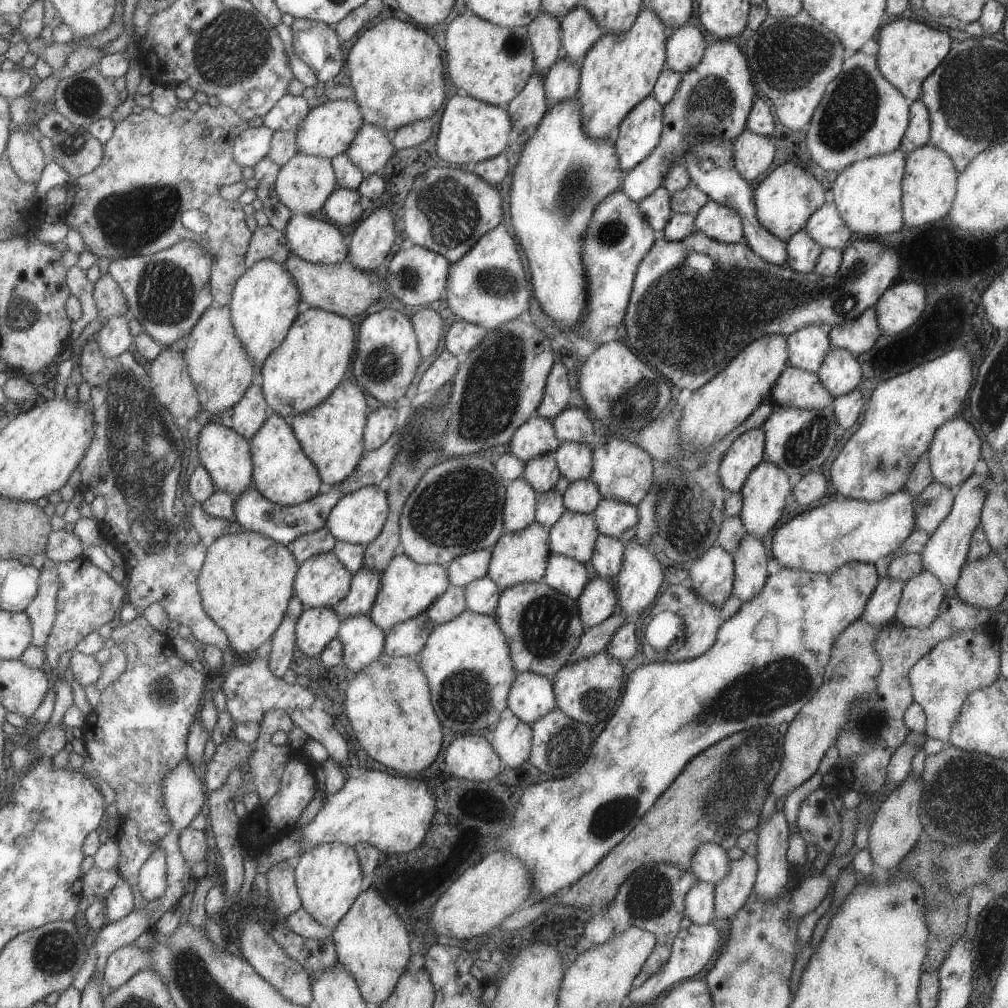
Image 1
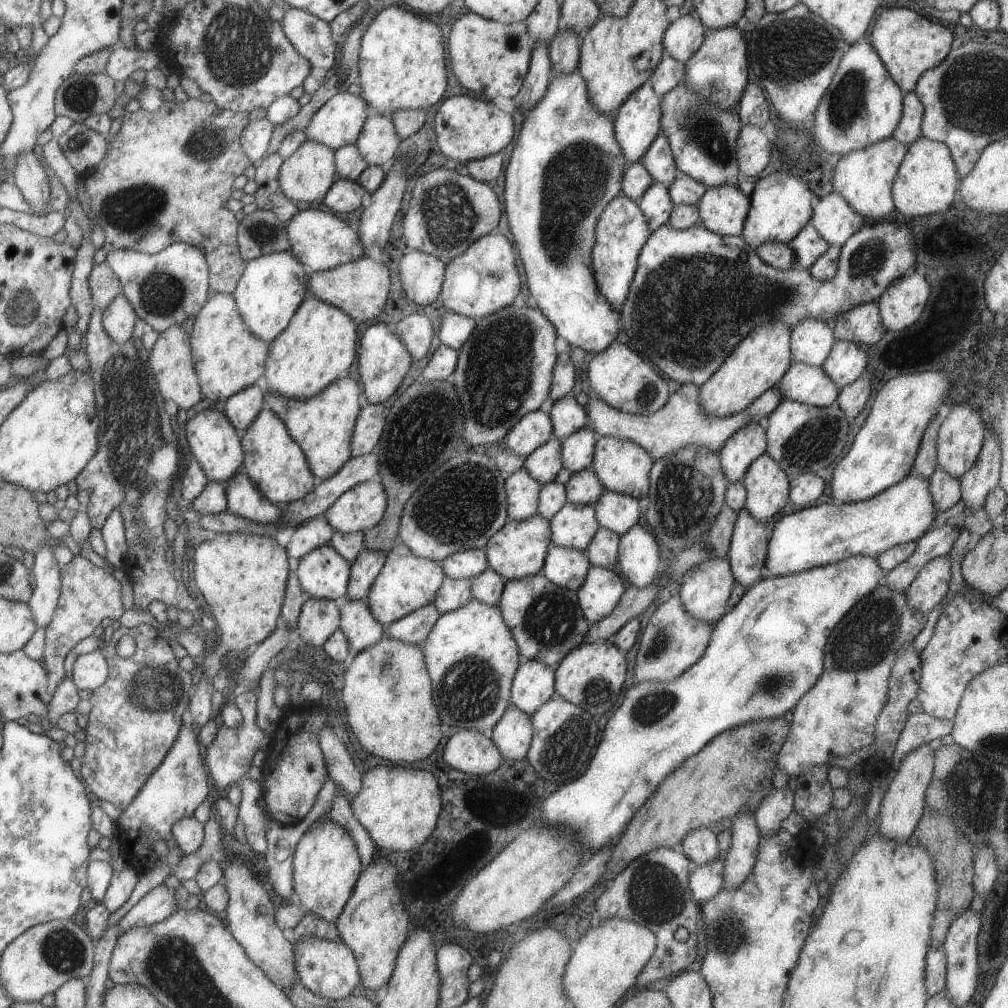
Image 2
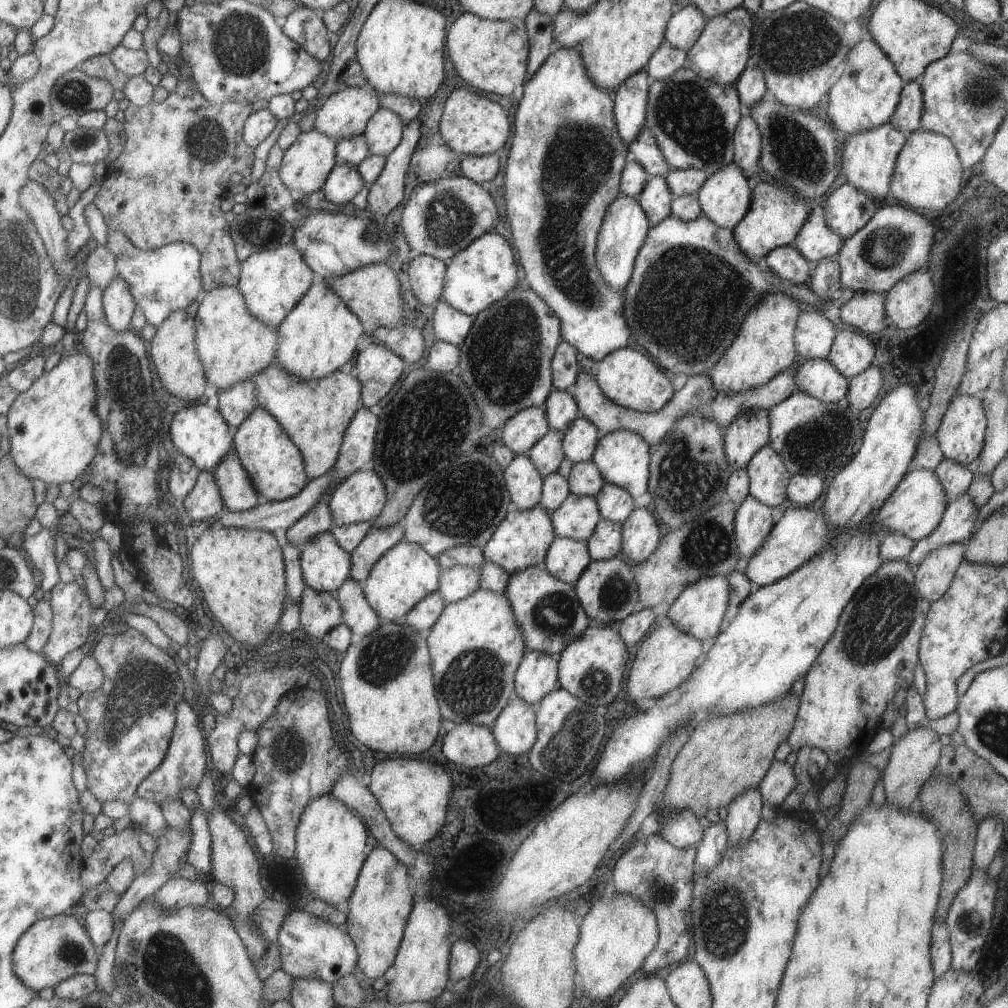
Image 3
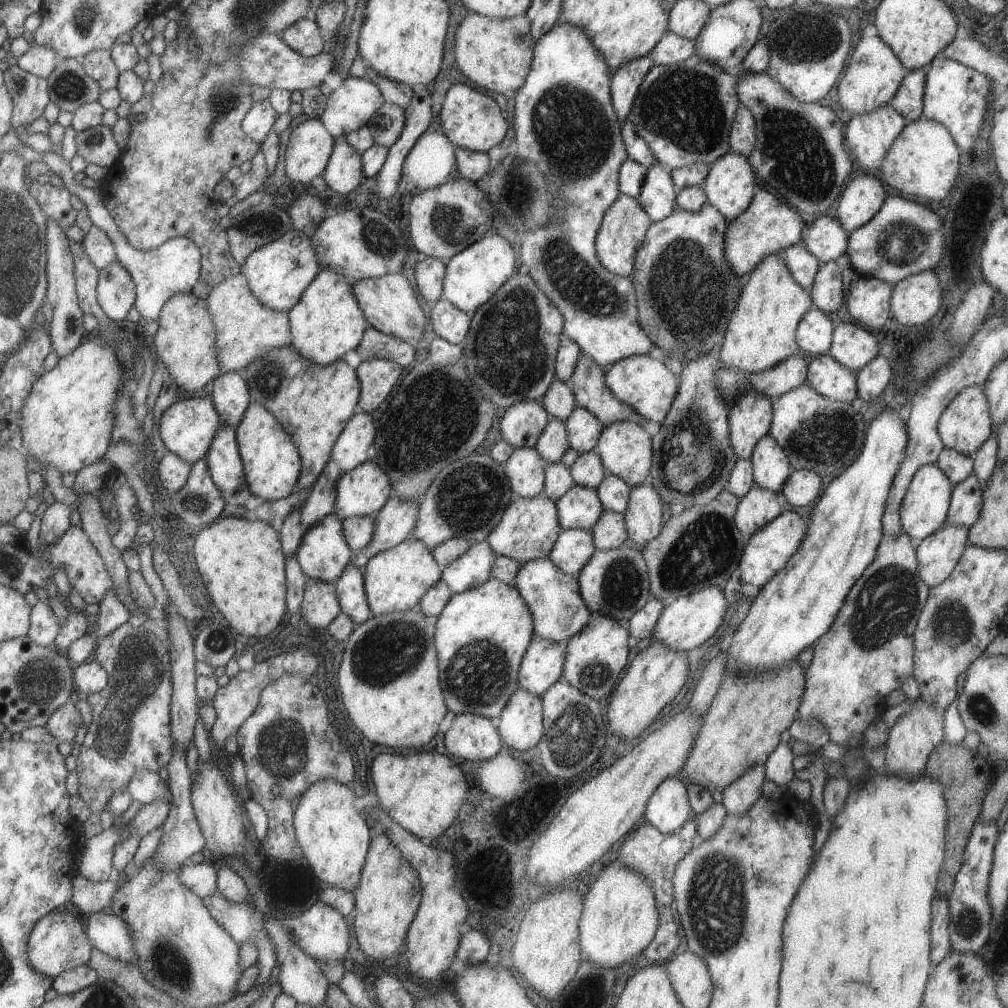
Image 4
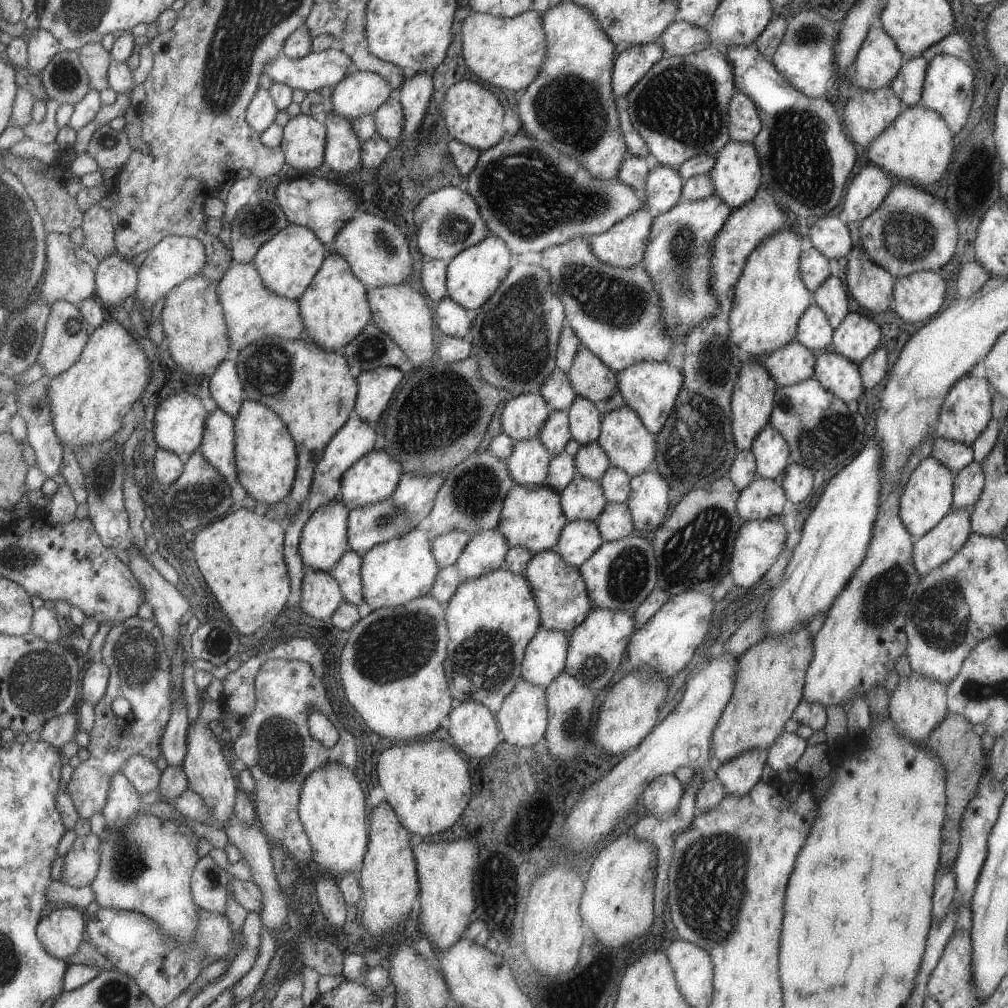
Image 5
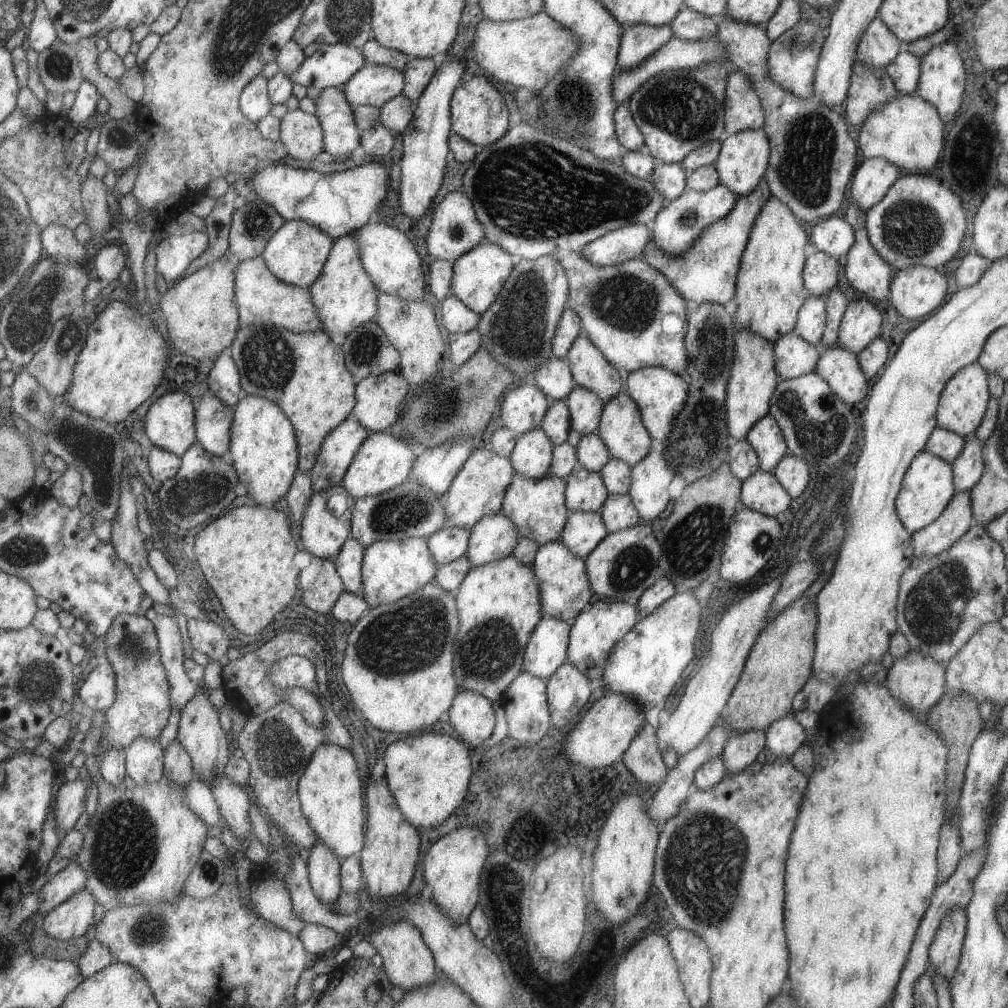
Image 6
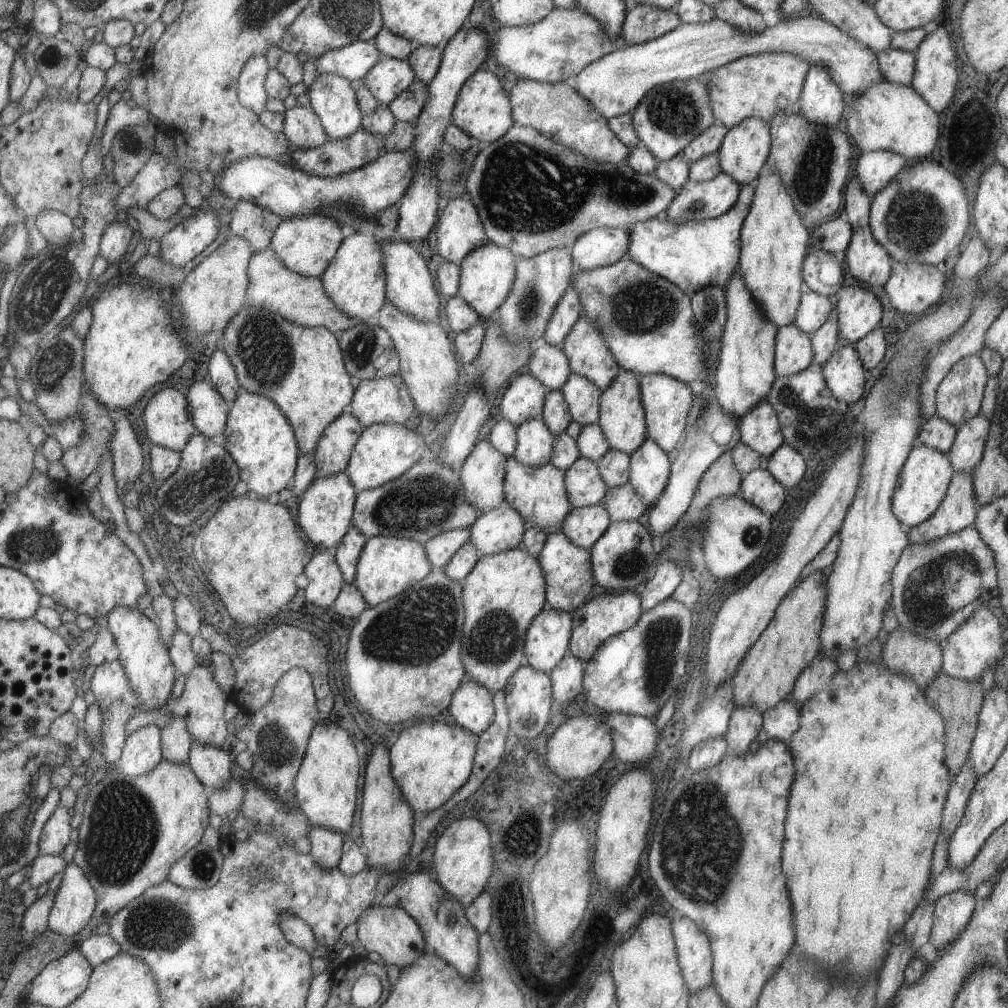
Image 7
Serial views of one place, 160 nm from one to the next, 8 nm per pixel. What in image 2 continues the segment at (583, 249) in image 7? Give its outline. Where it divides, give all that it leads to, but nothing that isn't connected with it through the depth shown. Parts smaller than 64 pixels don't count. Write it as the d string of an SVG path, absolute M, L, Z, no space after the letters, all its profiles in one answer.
M621 194L607 203L599 215L594 231L595 244L590 252L593 276L600 294L619 311L637 268L639 251L651 230L637 201Z

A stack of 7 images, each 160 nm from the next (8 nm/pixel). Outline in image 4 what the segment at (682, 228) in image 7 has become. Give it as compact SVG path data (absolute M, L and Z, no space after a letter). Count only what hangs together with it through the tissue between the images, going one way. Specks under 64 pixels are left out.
M754 186L754 195L749 206L730 220L724 232L723 254L731 272L740 279L755 268L764 256L801 243L803 224L793 208L775 197L769 190Z

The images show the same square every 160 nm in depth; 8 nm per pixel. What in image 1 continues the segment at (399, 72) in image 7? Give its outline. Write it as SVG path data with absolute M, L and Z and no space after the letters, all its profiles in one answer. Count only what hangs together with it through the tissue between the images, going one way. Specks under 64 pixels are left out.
M351 99L327 100L322 105L311 108L301 124L295 128L297 151L328 159L333 155L345 153L363 123L360 108L355 101Z

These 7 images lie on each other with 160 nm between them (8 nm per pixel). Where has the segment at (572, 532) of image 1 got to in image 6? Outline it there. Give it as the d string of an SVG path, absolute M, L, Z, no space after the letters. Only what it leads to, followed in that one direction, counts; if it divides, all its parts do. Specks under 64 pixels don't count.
M577 462L564 482L564 503L569 512L600 510L608 492L599 473L587 470Z

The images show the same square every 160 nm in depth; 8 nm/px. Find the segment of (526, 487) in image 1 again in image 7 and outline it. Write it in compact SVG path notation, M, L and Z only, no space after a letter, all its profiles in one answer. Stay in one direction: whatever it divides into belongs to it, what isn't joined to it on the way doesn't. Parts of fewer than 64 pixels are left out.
M542 419L522 422L516 427L516 447L511 457L527 467L539 468L550 462L553 437Z

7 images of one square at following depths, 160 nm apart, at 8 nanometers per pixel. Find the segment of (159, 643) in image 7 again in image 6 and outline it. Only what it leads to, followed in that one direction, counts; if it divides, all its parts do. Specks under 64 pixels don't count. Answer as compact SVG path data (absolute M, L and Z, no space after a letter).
M118 614L112 620L107 632L103 636L106 644L105 659L112 666L115 674L116 697L113 704L104 710L106 724L100 738L98 752L106 751L109 747L125 749L132 740L139 737L144 739L157 739L163 726L167 722L170 710L169 685L166 672L160 661L160 650L154 626L143 615Z

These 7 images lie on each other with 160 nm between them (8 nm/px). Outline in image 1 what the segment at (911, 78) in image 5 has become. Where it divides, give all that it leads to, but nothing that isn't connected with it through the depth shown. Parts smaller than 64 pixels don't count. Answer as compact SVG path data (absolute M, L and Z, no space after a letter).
M915 99L909 105L909 120L907 128L903 131L898 149L910 153L912 150L923 146L929 138L929 115L926 106Z

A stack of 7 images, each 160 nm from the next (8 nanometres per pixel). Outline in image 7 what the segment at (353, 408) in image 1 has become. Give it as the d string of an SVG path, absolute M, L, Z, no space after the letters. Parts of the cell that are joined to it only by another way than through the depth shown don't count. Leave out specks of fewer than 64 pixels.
M244 303L224 326L223 350L231 360L240 390L266 396L277 405L292 426L297 446L302 454L309 454L315 450L323 429L345 412L345 406L349 406L351 402L354 388L351 387L350 376L344 369L338 339L329 329L303 328L283 320L277 313Z

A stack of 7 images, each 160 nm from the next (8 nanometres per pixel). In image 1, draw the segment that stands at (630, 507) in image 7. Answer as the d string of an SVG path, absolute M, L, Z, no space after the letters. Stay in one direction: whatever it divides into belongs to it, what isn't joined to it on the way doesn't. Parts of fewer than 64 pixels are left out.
M598 533L590 558L597 575L615 579L621 568L624 543L609 535Z

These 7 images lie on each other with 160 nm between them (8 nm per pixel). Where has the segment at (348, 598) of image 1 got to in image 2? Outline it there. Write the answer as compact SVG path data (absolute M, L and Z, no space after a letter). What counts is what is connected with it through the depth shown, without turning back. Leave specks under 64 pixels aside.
M365 546L359 556L350 563L350 579L346 596L351 599L366 600L370 584L379 574L385 559L385 551L374 551Z

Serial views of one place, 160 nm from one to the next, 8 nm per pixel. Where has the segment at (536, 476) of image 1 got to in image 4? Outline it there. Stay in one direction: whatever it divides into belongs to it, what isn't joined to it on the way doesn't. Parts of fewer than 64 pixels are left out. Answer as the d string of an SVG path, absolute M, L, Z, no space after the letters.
M549 416L534 447L546 464L561 461L563 453L570 447L564 422Z

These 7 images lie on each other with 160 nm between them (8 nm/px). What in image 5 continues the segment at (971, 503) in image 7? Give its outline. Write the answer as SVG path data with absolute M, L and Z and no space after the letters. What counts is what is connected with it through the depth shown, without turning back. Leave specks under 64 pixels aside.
M967 507L951 510L930 531L914 539L912 559L919 576L949 560L963 546L971 533L970 511Z

